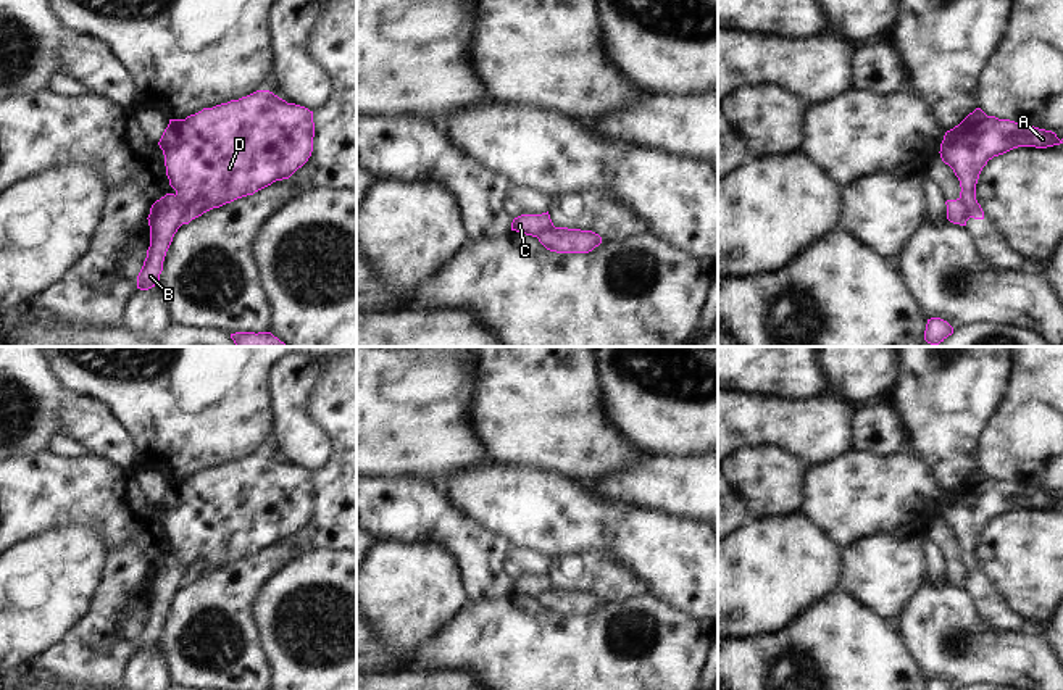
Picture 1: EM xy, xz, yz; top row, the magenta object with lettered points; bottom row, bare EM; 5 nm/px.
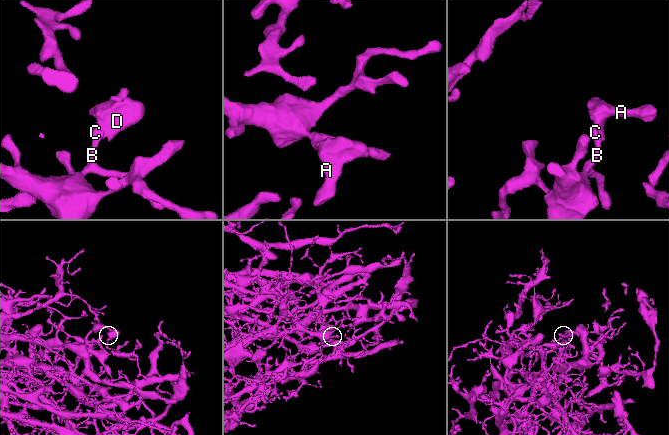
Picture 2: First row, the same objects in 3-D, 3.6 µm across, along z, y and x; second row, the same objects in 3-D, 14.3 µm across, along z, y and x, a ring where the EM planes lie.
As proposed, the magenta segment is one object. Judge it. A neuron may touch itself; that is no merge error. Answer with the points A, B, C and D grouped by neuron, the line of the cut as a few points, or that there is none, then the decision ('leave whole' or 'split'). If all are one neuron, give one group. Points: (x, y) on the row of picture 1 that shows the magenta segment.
A D / B C; cut in xy along (175, 195), (183, 208), (183, 223); split

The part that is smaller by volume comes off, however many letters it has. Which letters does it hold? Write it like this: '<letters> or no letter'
A, D.

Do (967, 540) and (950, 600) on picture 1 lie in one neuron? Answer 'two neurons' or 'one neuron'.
two neurons

